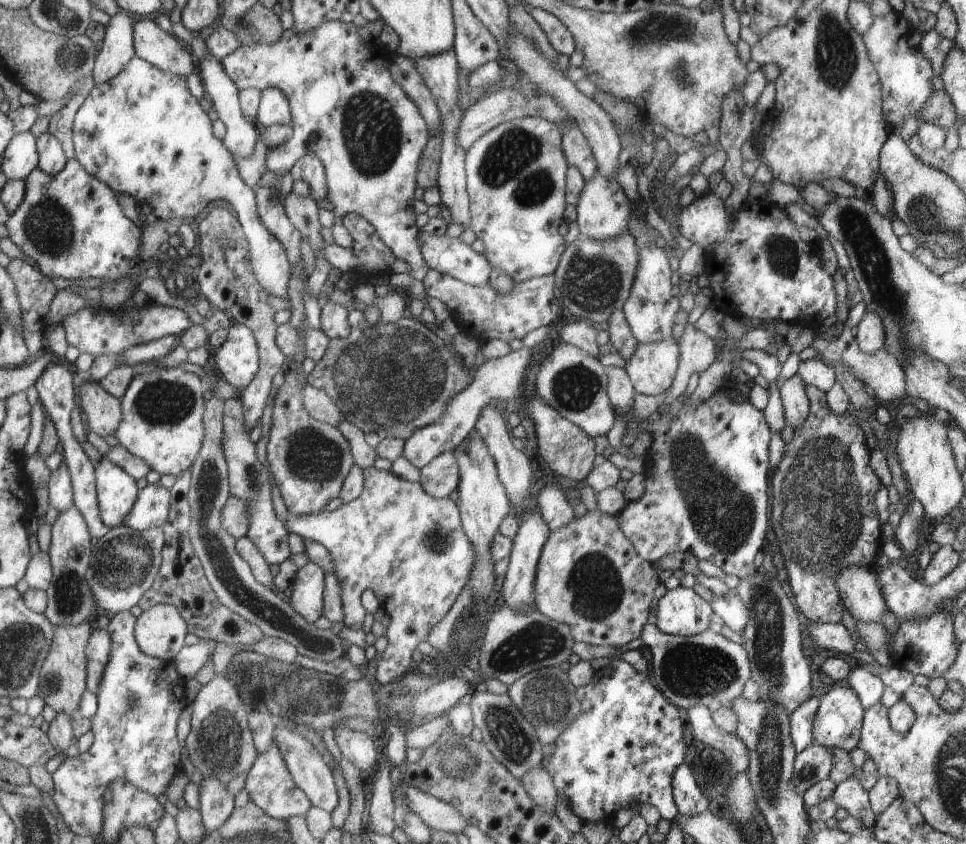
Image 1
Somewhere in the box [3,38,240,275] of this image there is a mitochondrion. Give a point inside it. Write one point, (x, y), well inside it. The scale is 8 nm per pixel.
(48, 228)

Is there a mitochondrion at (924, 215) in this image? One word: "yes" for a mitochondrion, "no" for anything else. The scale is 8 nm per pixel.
yes

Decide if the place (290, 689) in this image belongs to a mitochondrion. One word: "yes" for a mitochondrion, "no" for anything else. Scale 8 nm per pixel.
yes

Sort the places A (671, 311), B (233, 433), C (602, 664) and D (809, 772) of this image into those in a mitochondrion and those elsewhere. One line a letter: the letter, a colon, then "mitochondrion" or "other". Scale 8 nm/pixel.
A: other
B: other
C: other
D: mitochondrion

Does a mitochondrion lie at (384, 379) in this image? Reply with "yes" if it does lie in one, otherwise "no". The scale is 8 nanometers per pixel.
yes

